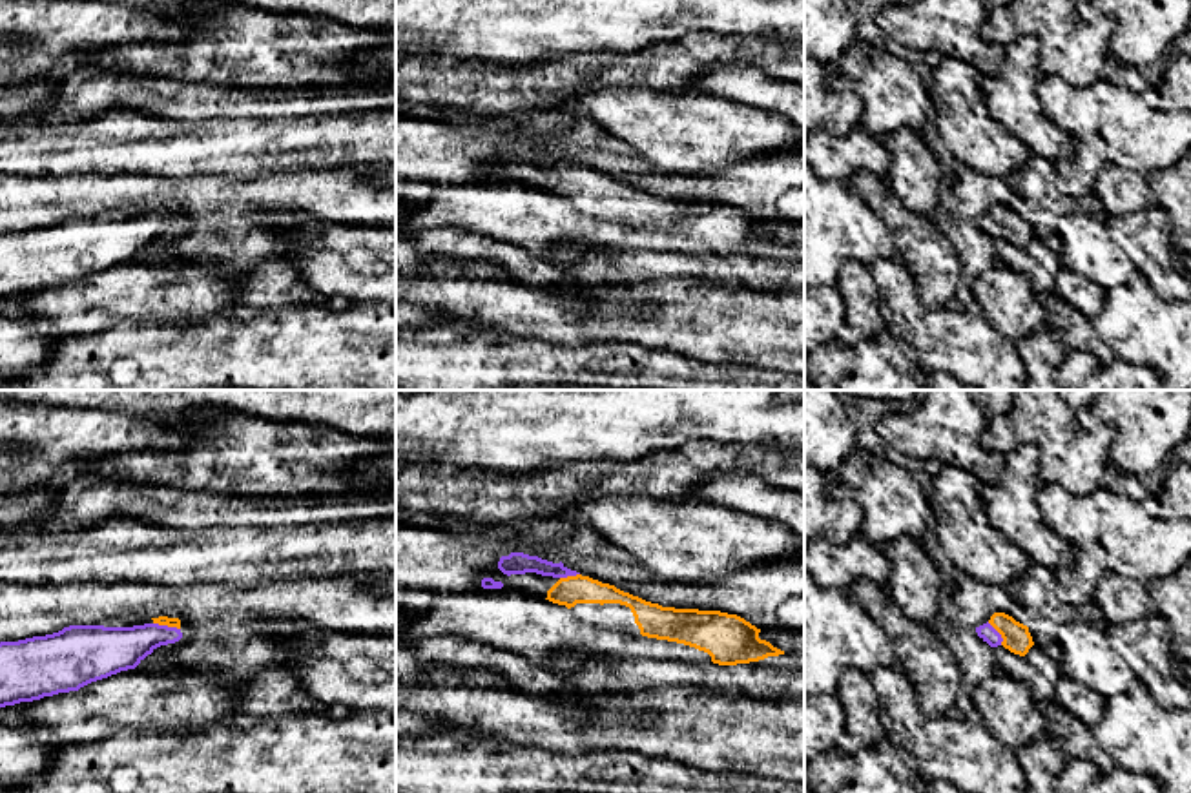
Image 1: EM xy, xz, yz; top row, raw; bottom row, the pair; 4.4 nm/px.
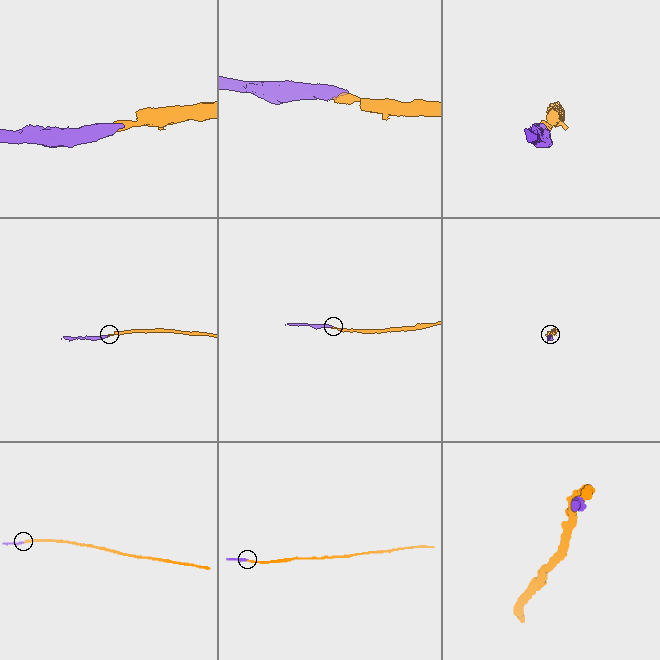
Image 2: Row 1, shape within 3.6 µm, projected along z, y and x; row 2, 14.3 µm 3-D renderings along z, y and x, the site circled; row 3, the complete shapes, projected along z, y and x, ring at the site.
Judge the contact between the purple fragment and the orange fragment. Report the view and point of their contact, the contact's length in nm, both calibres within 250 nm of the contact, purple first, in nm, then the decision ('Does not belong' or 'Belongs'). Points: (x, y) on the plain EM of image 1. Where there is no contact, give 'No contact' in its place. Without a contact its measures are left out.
Touches purple at xy (166, 217). Shared border 120 nm. Thickness 200 nm (purple) against 50 nm. Belongs

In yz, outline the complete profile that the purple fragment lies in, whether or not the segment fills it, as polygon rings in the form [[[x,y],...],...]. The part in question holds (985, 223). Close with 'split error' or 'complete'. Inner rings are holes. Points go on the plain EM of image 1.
[[[994,204],[987,215],[976,219],[976,224],[990,239],[1003,237],[1020,248],[1025,248],[1034,237],[1029,219],[1005,204]]] | split error

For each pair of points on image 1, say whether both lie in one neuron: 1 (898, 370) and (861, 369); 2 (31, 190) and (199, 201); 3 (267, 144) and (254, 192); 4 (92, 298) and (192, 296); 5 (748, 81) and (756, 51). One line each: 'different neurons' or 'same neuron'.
1: same neuron
2: same neuron
3: different neurons
4: same neuron
5: different neurons

